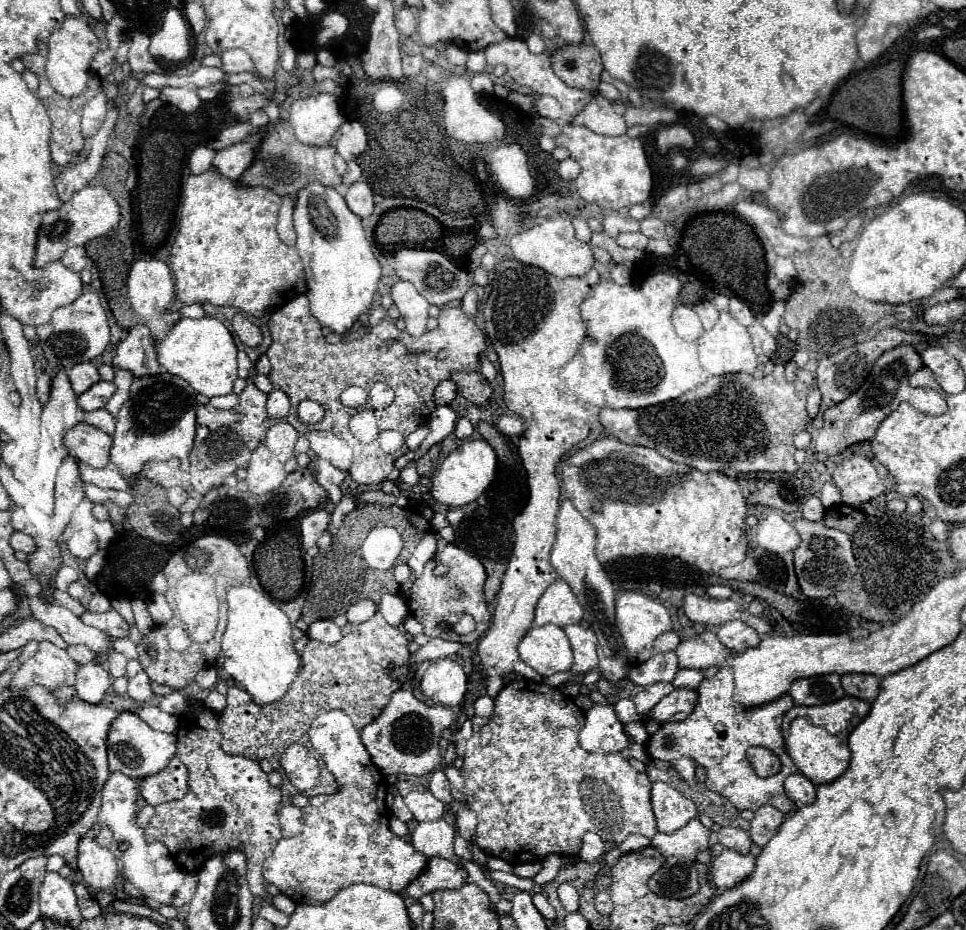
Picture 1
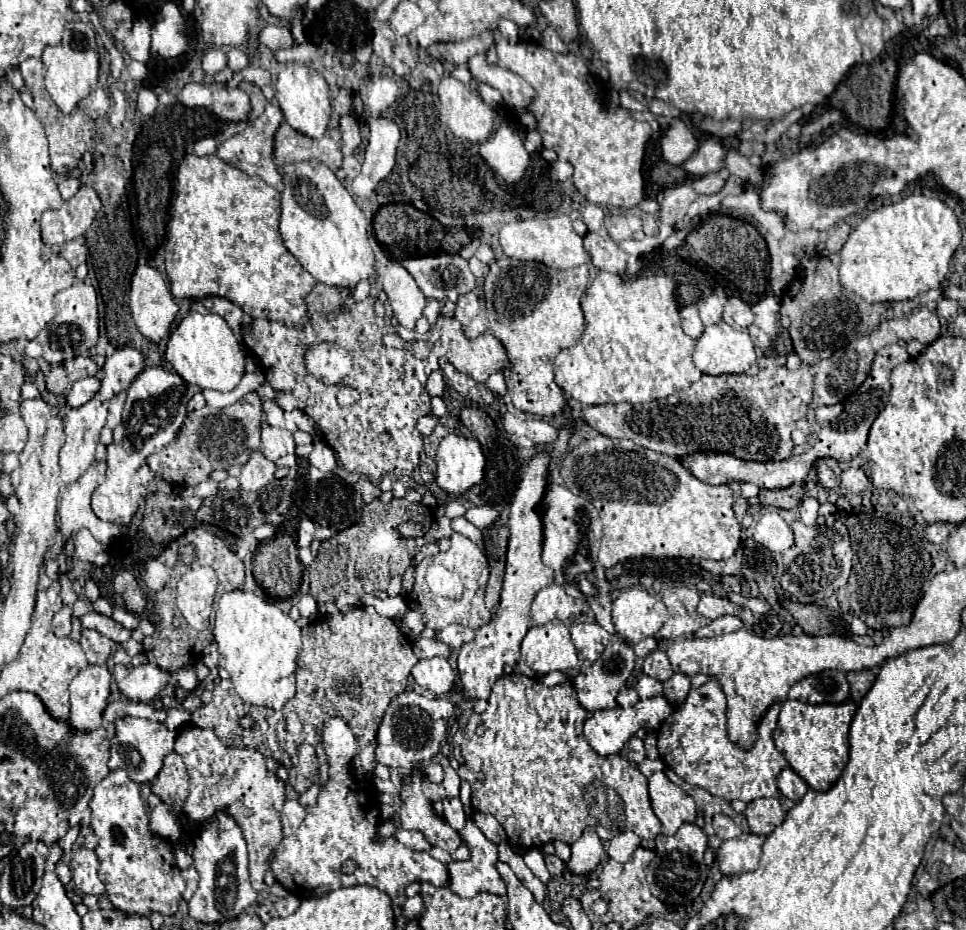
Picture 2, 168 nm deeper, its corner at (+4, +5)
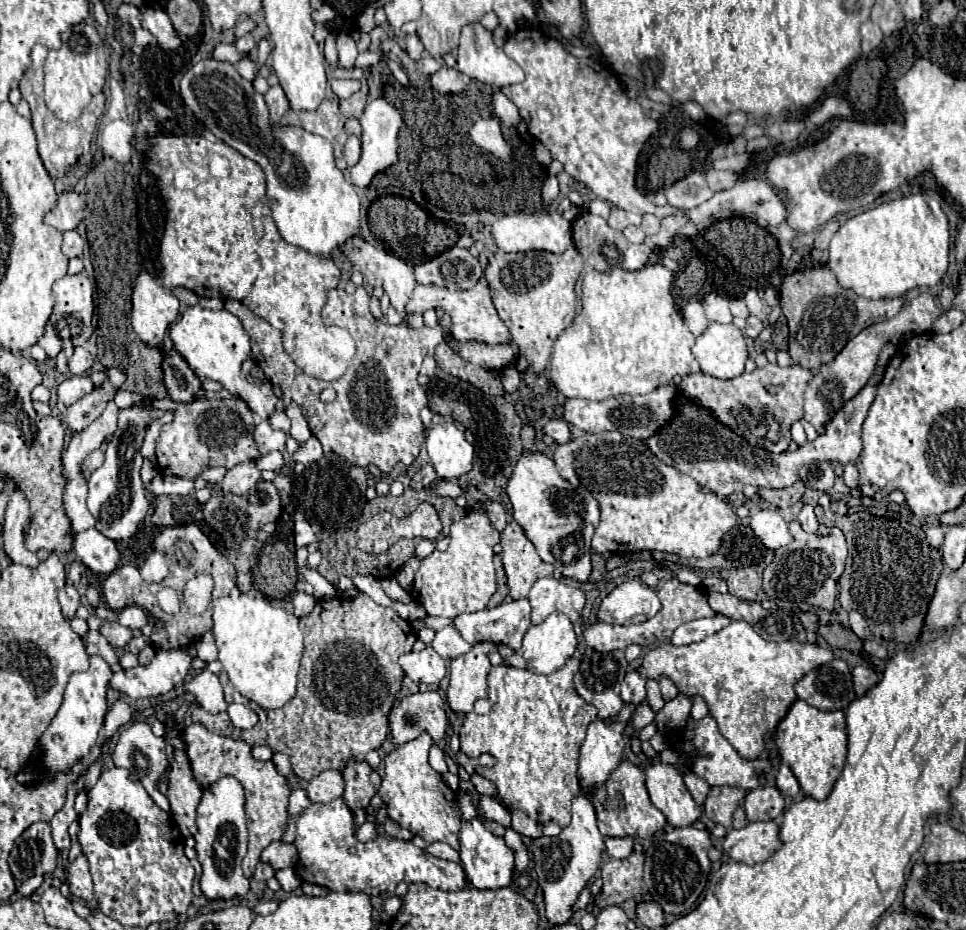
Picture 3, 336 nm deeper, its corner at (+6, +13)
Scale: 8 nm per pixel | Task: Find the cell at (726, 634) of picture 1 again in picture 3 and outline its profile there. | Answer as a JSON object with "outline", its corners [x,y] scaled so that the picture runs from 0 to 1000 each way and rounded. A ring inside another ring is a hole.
{"outline":[[[741,660],[741,662],[737,662],[737,665],[716,667],[716,669],[710,669],[710,671],[702,673],[696,688],[698,688],[698,692],[706,692],[704,688],[700,688],[700,684],[716,684],[714,688],[710,688],[710,692],[716,690],[716,688],[718,688],[718,690],[720,690],[720,688],[729,688],[731,684],[735,684],[735,682],[747,677],[747,675],[754,673],[756,669],[758,669],[758,667],[752,665],[752,662],[747,662],[747,660]]]}

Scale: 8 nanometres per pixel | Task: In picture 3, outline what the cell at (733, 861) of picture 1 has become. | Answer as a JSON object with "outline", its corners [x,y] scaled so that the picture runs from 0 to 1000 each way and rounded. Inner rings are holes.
{"outline":[[[776,884],[770,890],[756,890],[747,903],[747,916],[760,927],[785,929],[807,912],[805,888],[797,884]]]}

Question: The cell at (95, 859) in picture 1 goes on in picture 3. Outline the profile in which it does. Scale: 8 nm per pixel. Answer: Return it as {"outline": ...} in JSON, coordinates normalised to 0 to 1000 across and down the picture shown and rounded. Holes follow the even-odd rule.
{"outline":[[[83,918],[77,927],[72,927],[72,931],[70,931],[70,953],[72,953],[72,959],[79,966],[95,970],[97,951],[95,951],[95,942],[93,942],[93,935],[91,935],[89,920]]]}

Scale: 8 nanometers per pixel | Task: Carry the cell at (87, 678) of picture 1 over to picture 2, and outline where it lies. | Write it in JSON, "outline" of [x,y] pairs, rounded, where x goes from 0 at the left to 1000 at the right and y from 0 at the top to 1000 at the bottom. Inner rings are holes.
{"outline":[[[91,716],[72,733],[72,772],[75,785],[93,787],[106,778],[106,766],[112,757],[116,725],[110,716]]]}

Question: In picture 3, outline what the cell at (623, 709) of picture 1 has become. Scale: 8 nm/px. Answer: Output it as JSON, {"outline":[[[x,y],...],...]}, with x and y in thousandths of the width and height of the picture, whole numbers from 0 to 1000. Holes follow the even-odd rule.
{"outline":[[[659,722],[649,724],[642,739],[642,747],[648,757],[663,757],[669,751],[669,732]]]}

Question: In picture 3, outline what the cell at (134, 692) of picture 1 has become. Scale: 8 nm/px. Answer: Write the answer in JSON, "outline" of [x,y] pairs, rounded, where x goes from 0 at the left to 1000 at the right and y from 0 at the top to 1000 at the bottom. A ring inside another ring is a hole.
{"outline":[[[190,699],[161,701],[155,714],[118,723],[114,740],[141,751],[161,751],[184,738],[197,723],[201,705]]]}

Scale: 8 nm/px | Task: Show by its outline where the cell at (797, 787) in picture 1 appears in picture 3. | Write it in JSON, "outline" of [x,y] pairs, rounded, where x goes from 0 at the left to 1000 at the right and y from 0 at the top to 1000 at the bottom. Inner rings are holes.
{"outline":[[[814,819],[807,822],[805,830],[803,830],[803,847],[812,854],[812,856],[820,856],[824,858],[828,854],[828,843],[824,839],[824,834],[820,832],[818,824]]]}

